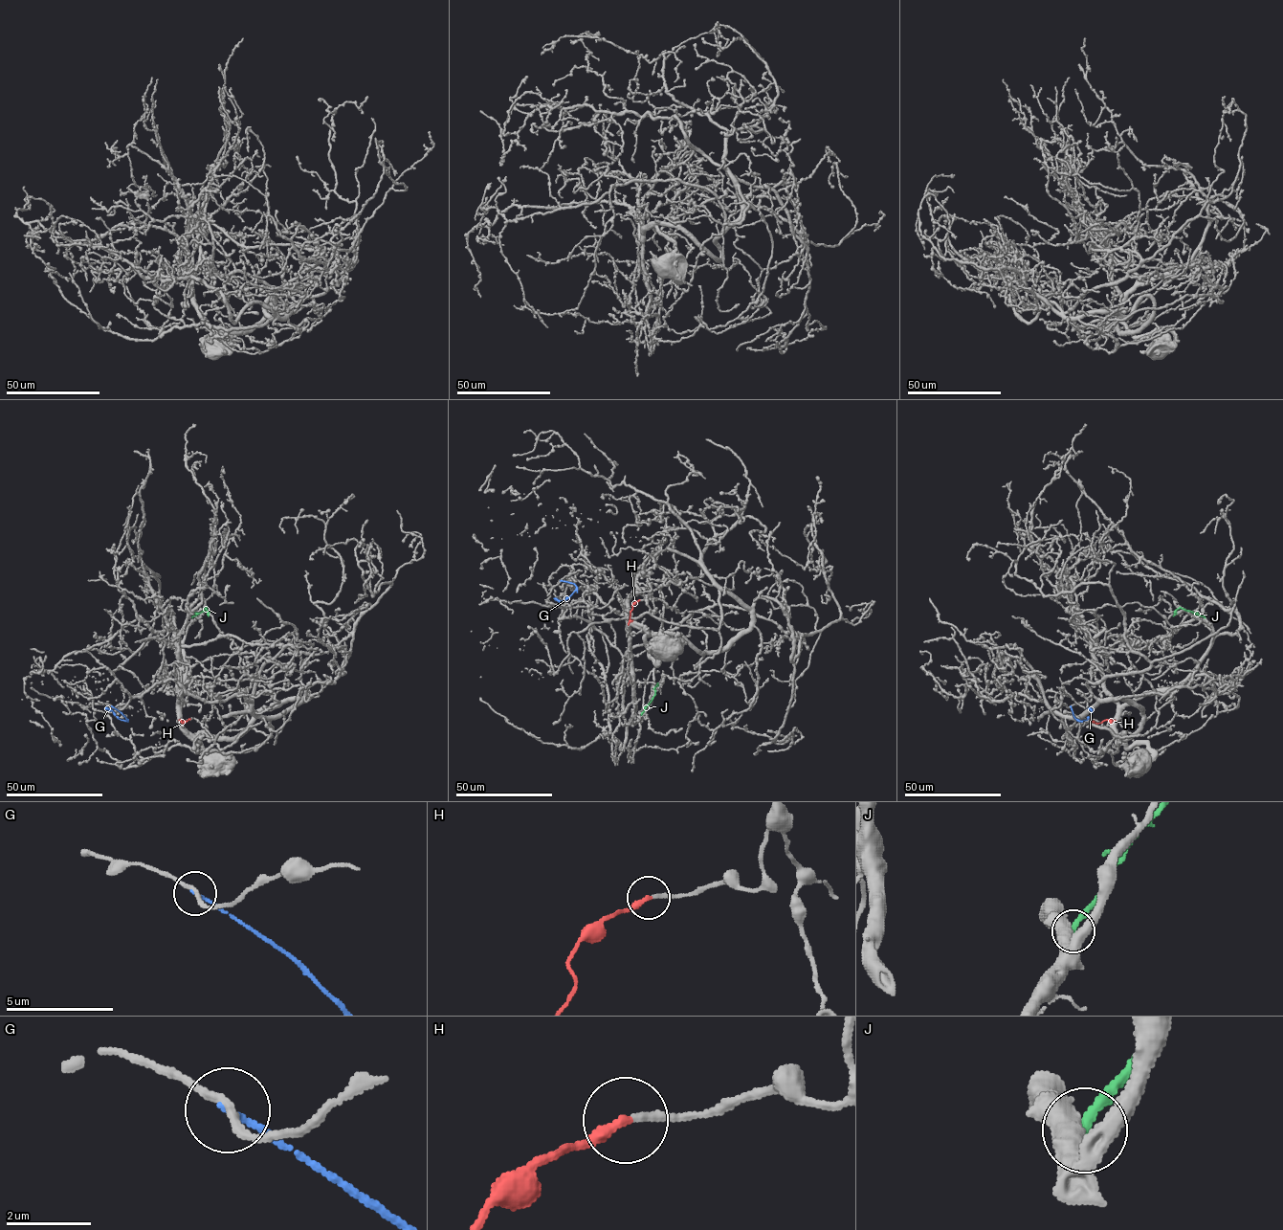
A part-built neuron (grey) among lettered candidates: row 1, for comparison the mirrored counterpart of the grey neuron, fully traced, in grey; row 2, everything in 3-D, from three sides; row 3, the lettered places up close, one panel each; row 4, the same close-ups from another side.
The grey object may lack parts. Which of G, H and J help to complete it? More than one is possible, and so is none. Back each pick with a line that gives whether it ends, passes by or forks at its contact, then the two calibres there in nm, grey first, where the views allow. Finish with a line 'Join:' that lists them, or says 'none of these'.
Join: none of these

